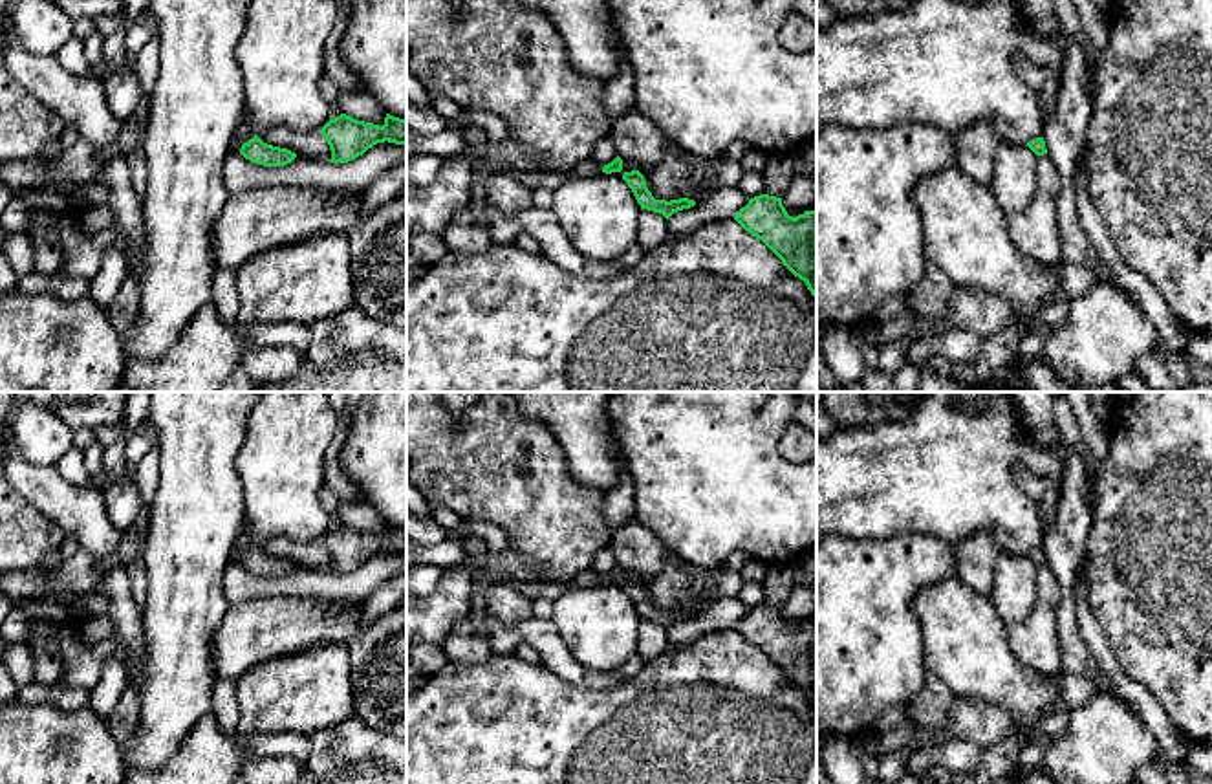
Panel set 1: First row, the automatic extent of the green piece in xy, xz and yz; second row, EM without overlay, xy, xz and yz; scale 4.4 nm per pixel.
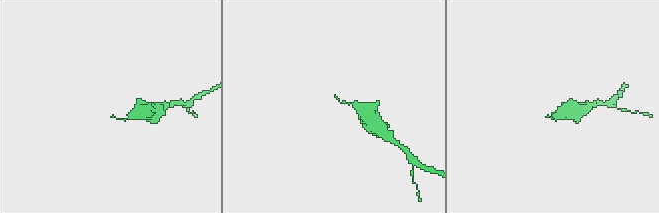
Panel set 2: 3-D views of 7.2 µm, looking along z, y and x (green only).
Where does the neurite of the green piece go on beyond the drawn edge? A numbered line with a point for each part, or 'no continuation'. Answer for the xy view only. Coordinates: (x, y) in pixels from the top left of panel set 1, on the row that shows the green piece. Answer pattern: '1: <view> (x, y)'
no continuation

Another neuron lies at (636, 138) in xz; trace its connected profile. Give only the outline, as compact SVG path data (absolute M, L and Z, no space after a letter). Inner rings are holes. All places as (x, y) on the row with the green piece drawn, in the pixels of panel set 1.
M635 106L611 123L610 137L621 159L648 165L657 163L661 154L670 147L659 126L639 114Z

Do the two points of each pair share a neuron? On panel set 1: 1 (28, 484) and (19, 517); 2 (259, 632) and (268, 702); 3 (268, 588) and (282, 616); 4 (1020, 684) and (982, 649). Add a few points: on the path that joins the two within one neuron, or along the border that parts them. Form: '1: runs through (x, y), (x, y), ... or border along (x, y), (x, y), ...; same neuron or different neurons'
1: border along (19, 493), (59, 526); different neurons
2: border along (304, 651), (264, 660), (249, 667), (235, 682); different neurons
3: border along (317, 598), (249, 598), (231, 607); different neurons
4: runs through (1011, 678), (991, 658); same neuron

